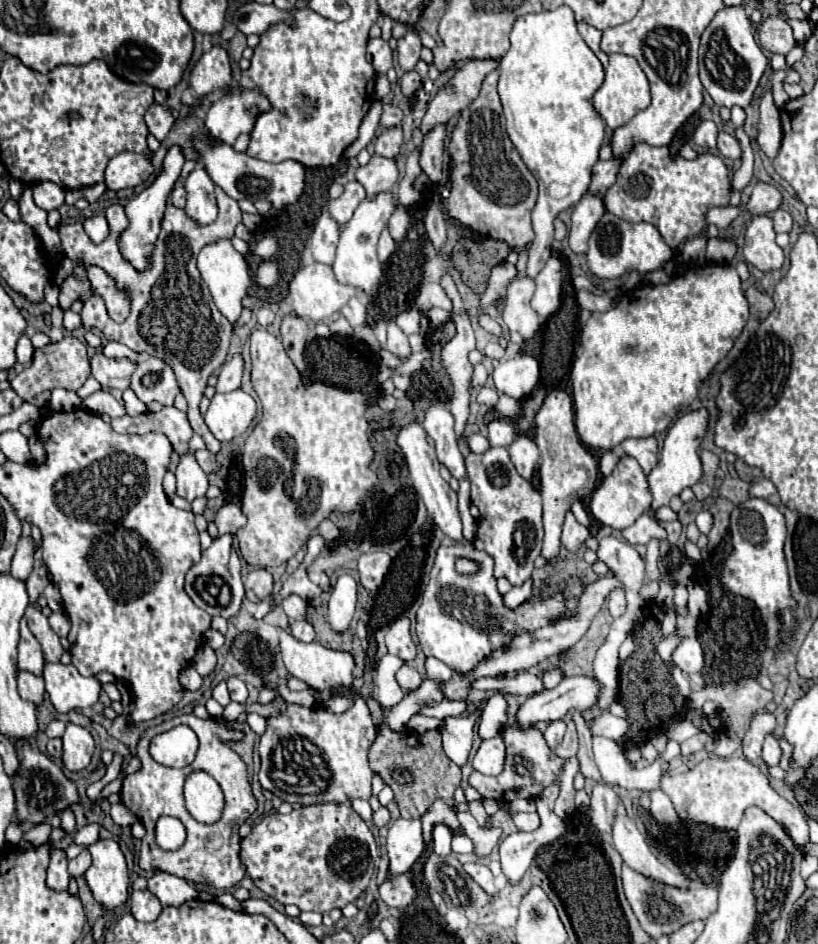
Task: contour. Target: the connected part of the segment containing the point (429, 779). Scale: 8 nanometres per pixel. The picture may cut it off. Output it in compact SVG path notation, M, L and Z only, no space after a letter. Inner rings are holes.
M384 720L384 722L380 722L380 736L386 744L386 766L372 766L372 768L378 768L380 770L378 776L382 778L382 782L390 784L390 788L394 790L394 800L404 818L422 818L436 798L450 800L454 796L454 790L460 786L460 768L454 766L454 762L450 762L446 758L438 730L430 730L424 734L414 734L410 730L396 732ZM394 768L414 770L414 778L416 778L414 786L402 788L398 784L394 784L392 776L390 776L390 772Z

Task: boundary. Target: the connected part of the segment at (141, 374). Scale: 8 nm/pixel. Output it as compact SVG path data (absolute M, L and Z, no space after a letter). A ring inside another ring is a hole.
M144 356L138 362L136 372L132 374L130 388L144 404L156 400L162 406L172 406L176 394L180 392L170 366L166 366L160 358L152 356Z

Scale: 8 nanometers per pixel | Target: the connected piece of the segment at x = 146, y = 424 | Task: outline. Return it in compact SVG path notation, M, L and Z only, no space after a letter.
M162 408L160 412L154 412L154 420L126 420L126 422L112 422L112 426L120 432L128 434L146 434L146 432L162 432L172 442L174 450L178 454L188 454L188 442L192 438L192 428L188 424L188 418L184 412L176 408Z

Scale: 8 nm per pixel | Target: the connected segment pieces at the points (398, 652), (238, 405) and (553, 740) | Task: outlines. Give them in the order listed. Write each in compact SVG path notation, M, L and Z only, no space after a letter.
M406 616L398 618L388 634L386 634L386 646L388 646L388 652L394 654L394 656L400 656L402 660L410 662L414 660L416 656L416 648L414 648L414 642L412 642L412 634L410 634L410 620Z
M242 390L214 394L204 420L220 442L230 442L232 438L244 434L256 416L256 402L250 394Z
M556 720L556 722L550 722L550 724L548 724L548 730L544 732L544 738L546 738L546 742L548 742L548 746L550 746L552 750L562 742L564 732L566 732L564 720Z

